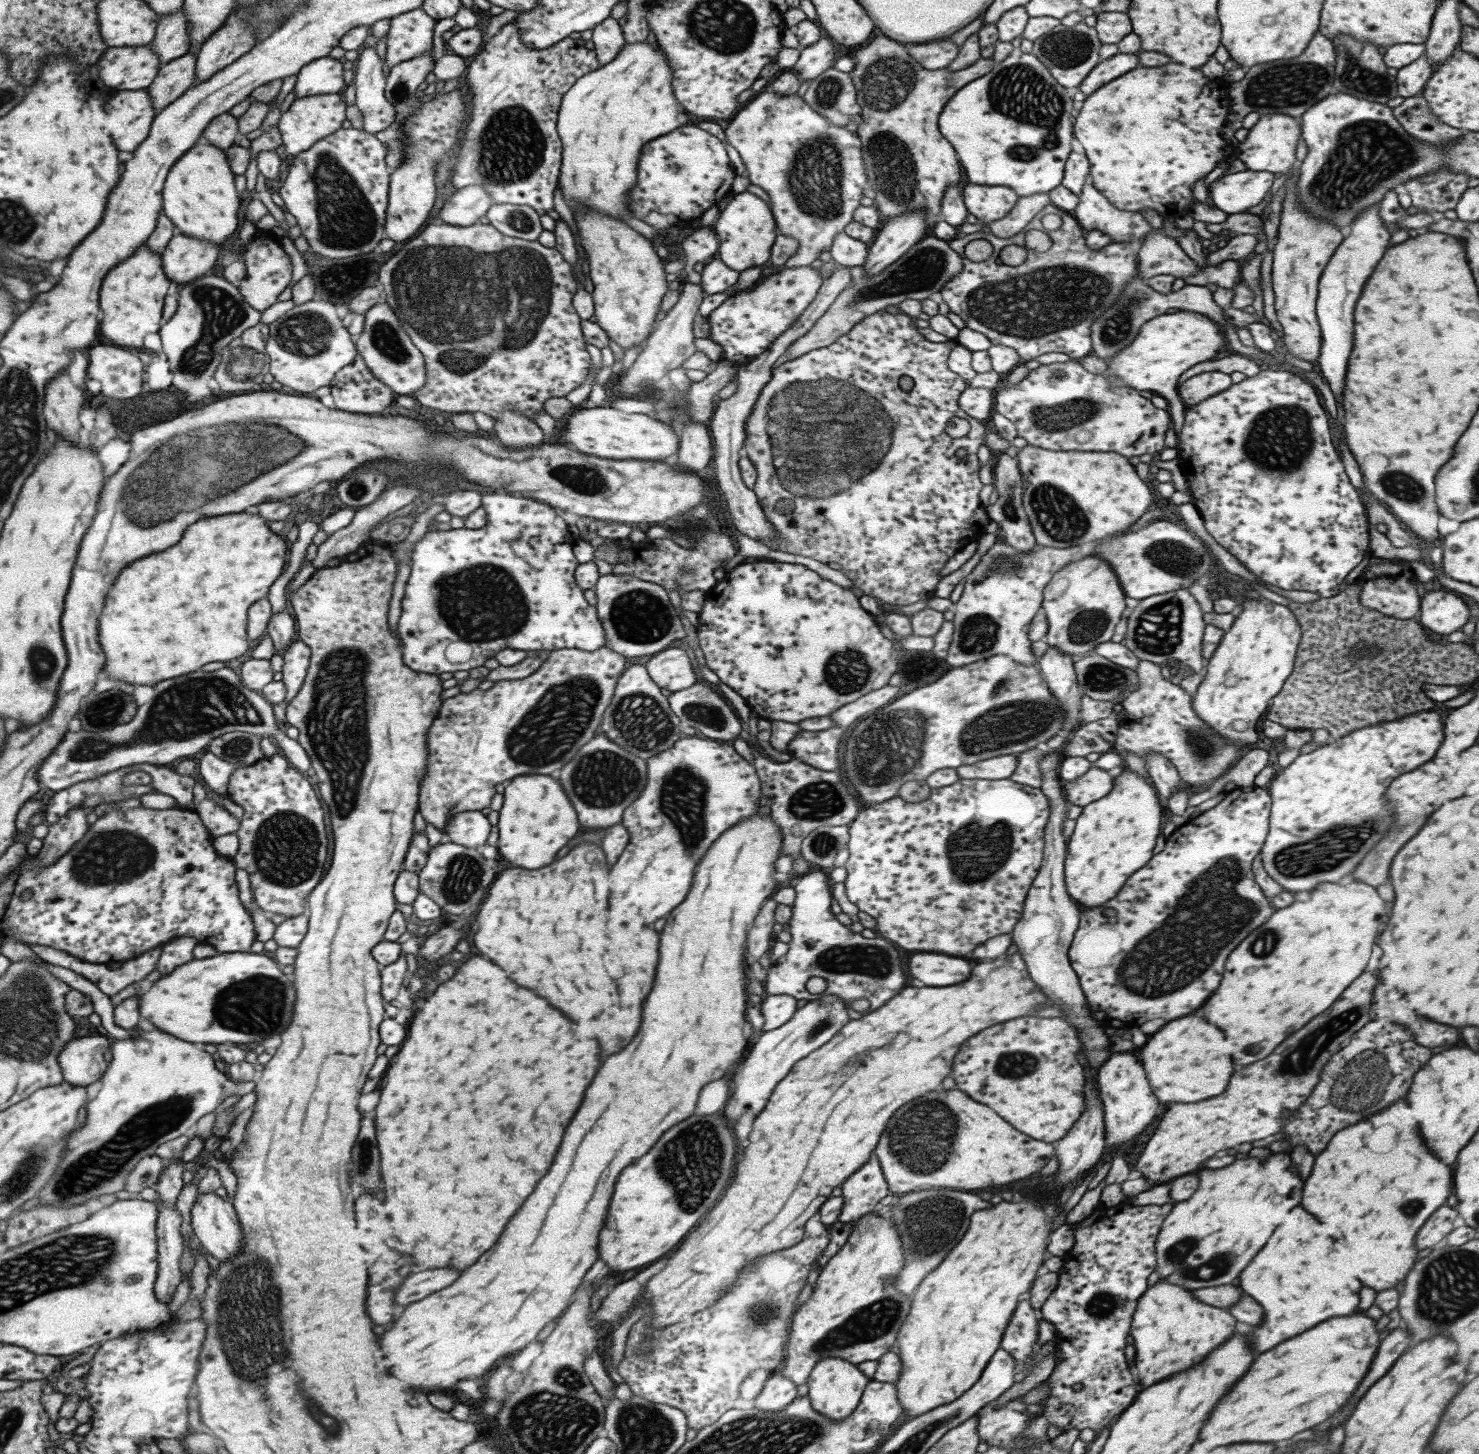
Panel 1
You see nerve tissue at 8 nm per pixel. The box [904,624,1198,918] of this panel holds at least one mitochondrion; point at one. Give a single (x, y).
(1013, 723)

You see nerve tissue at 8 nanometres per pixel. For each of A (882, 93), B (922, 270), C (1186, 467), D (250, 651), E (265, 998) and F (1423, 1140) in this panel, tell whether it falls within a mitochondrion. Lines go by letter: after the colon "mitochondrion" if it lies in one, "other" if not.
A: mitochondrion
B: mitochondrion
C: other
D: other
E: mitochondrion
F: other

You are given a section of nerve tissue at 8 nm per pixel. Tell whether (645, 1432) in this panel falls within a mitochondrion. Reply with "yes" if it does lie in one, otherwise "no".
yes

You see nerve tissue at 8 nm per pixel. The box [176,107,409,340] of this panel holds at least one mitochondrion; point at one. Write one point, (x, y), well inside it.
(346, 219)

